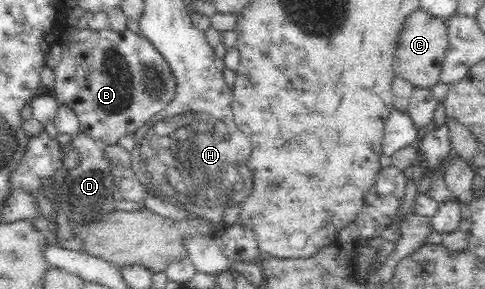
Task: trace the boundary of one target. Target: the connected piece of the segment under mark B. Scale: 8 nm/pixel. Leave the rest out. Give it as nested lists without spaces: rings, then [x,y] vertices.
[[[109,24],[101,29],[68,27],[64,36],[64,43],[60,46],[61,59],[54,68],[55,83],[50,87],[49,96],[57,102],[57,106],[65,105],[73,110],[79,119],[80,133],[98,145],[116,145],[122,137],[136,136],[153,117],[176,101],[180,86],[175,70],[143,32],[135,33],[127,26],[115,30]]]

